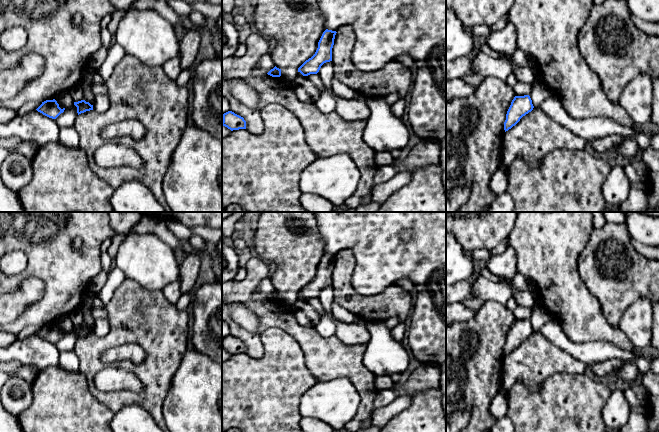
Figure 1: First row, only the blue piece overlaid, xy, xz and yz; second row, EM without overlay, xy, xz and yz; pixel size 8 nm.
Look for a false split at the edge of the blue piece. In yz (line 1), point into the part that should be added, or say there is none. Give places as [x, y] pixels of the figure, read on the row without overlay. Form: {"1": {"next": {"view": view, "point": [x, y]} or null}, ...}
{"1": {"next": null}}

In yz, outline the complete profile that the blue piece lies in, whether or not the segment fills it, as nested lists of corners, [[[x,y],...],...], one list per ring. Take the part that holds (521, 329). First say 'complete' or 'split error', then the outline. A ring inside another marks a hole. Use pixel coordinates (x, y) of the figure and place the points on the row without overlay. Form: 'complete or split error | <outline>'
complete | [[[529,319],[515,320],[506,338],[505,356],[515,350],[520,343],[531,336],[534,330]]]

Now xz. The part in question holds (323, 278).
complete | [[[328,253],[323,256],[315,278],[298,292],[298,296],[303,300],[317,298],[324,287],[332,285],[332,272],[336,257]]]

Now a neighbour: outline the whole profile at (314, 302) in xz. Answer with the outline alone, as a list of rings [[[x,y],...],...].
[[[310,298],[306,300],[318,313],[320,316],[324,315],[324,308],[322,307],[319,298]]]

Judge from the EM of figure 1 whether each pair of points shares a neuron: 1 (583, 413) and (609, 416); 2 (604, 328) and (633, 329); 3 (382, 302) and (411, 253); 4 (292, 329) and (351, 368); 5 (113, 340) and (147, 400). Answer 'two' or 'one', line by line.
1: two
2: two
3: two
4: one
5: one

